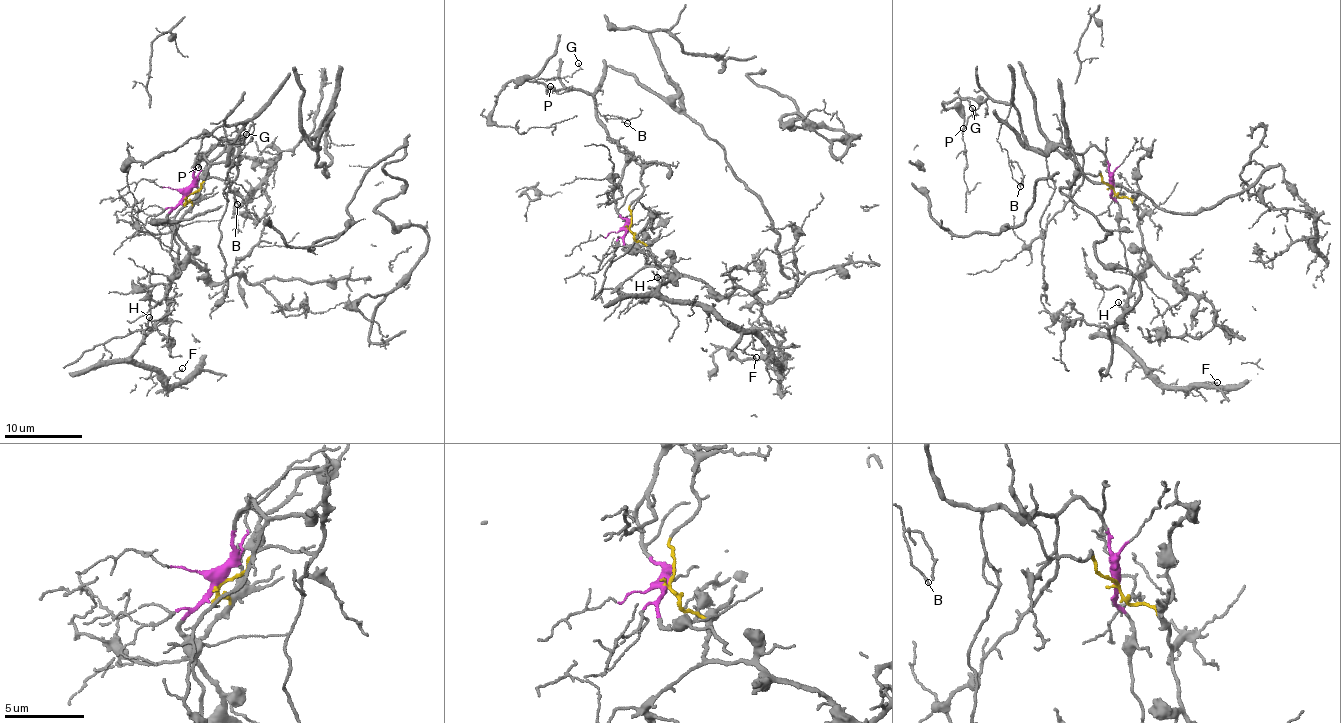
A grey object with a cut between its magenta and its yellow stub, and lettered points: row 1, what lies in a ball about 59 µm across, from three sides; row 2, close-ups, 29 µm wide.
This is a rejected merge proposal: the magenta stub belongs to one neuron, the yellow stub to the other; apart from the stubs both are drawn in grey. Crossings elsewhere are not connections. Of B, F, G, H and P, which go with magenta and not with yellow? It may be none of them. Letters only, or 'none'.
B, G, P

